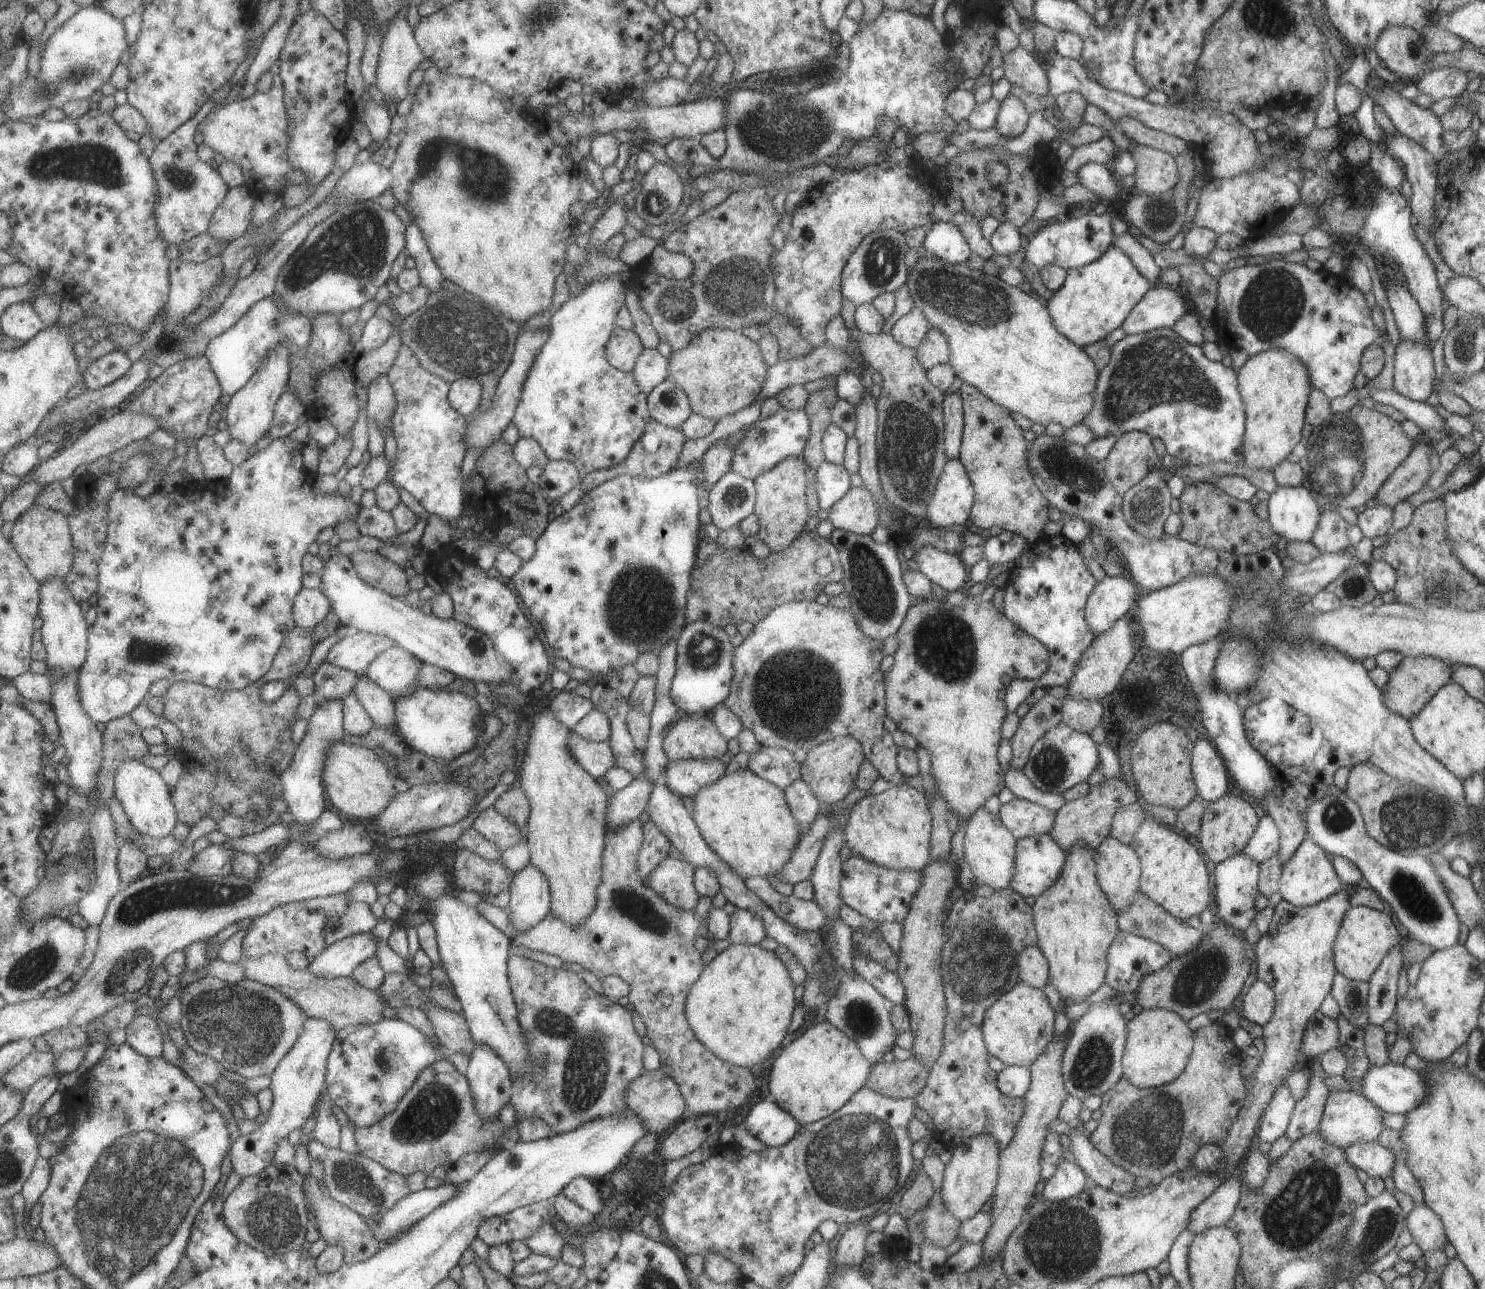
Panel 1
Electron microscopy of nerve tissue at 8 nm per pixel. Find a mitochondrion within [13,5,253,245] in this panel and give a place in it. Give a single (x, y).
(96, 163)

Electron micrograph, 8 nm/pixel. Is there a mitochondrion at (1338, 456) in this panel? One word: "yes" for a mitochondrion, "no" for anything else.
yes

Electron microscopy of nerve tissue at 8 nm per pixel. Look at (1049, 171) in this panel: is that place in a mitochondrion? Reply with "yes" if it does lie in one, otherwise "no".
no

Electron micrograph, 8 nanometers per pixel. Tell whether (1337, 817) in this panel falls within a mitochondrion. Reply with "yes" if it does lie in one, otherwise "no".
yes

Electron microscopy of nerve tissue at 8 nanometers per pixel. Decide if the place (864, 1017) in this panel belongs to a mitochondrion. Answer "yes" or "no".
yes

